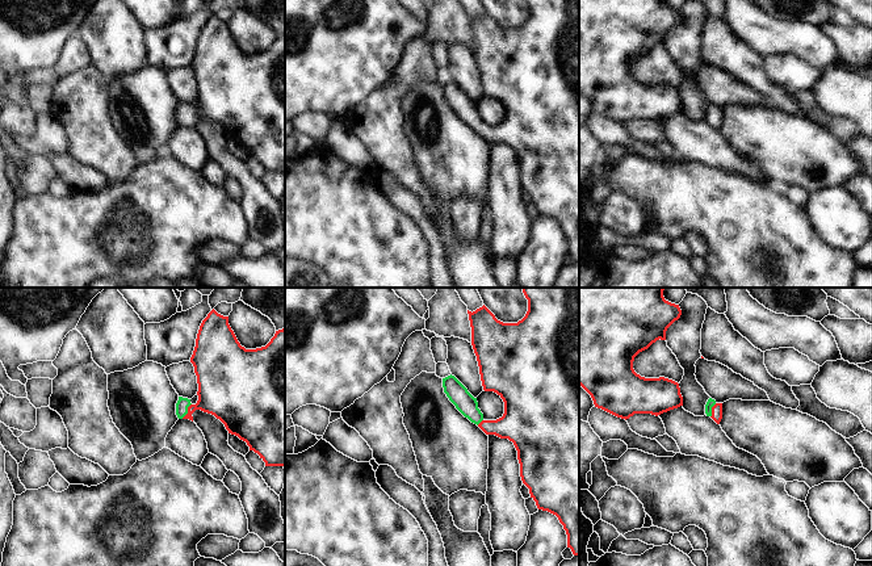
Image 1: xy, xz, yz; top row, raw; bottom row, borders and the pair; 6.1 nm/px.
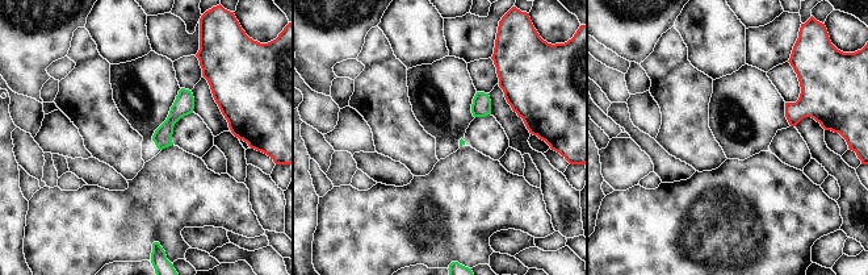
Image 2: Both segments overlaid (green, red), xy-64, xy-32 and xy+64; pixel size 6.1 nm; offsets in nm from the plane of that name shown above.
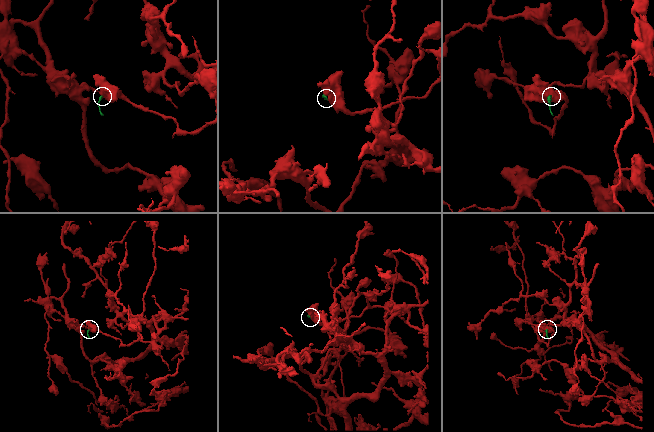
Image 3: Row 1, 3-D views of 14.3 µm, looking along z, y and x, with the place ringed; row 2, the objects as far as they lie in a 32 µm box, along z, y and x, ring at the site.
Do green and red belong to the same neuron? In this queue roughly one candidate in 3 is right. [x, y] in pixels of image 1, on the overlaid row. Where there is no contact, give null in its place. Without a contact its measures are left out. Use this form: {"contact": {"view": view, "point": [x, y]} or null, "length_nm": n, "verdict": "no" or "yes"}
{"contact": {"view": "xy", "point": [187, 411]}, "length_nm": 110, "verdict": "yes"}

